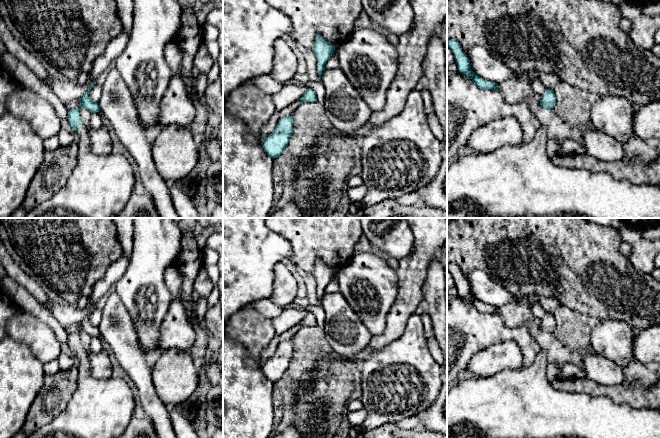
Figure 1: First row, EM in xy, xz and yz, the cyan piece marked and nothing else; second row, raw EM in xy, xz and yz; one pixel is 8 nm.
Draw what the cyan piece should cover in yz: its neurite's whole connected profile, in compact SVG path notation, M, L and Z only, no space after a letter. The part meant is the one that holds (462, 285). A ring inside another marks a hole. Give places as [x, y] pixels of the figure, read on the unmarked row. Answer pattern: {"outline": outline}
{"outline": "M447 263L447 271L449 271L454 278L454 282L456 284L458 295L460 297L462 297L463 299L469 300L474 306L474 308L480 313L498 315L498 310L496 307L490 304L483 303L482 301L475 298L471 294L470 285L467 279L462 276L462 271L457 264Z"}

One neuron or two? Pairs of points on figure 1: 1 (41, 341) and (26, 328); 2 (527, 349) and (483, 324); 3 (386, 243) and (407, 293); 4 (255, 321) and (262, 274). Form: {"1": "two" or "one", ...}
{"1": "one", "2": "one", "3": "two", "4": "two"}

